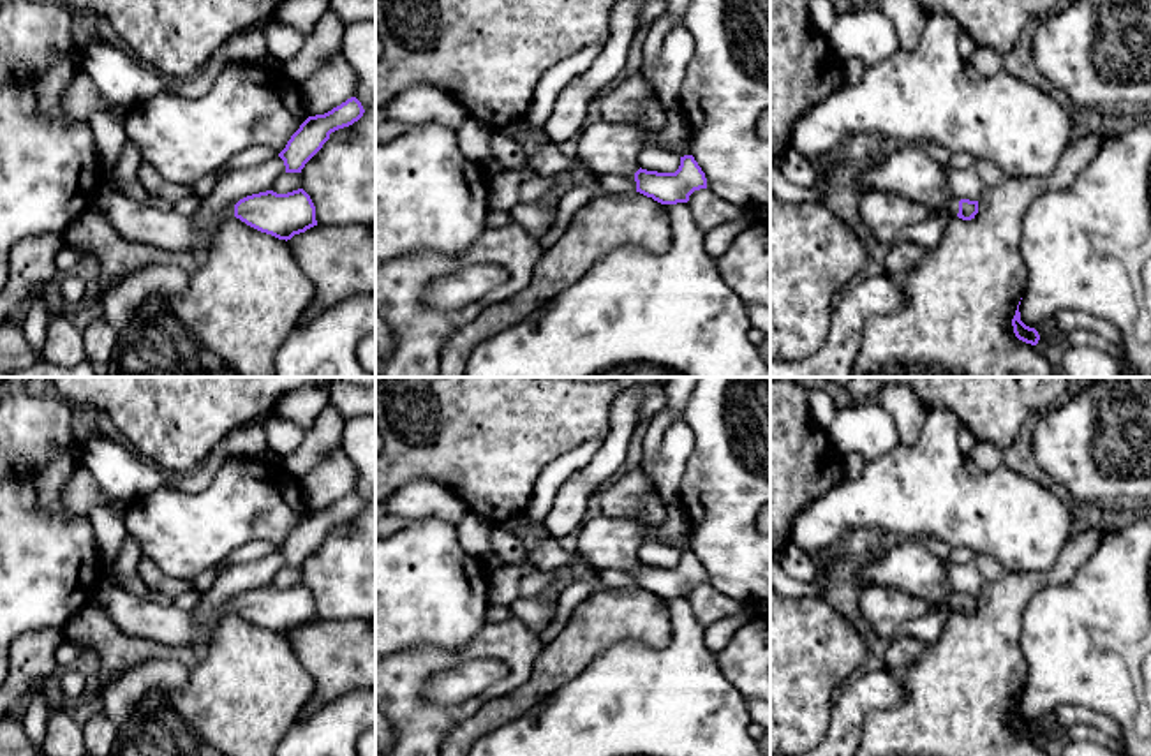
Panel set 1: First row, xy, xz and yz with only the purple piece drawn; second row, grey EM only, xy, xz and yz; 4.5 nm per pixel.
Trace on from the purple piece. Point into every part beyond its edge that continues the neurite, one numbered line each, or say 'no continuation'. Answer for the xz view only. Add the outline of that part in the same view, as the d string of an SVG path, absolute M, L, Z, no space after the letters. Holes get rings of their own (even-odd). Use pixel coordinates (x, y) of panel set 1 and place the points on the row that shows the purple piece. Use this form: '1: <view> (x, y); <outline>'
1: xz (607, 148); M598 122L580 132L576 159L587 164L594 176L633 176L638 155L647 146L647 130L642 123Z

